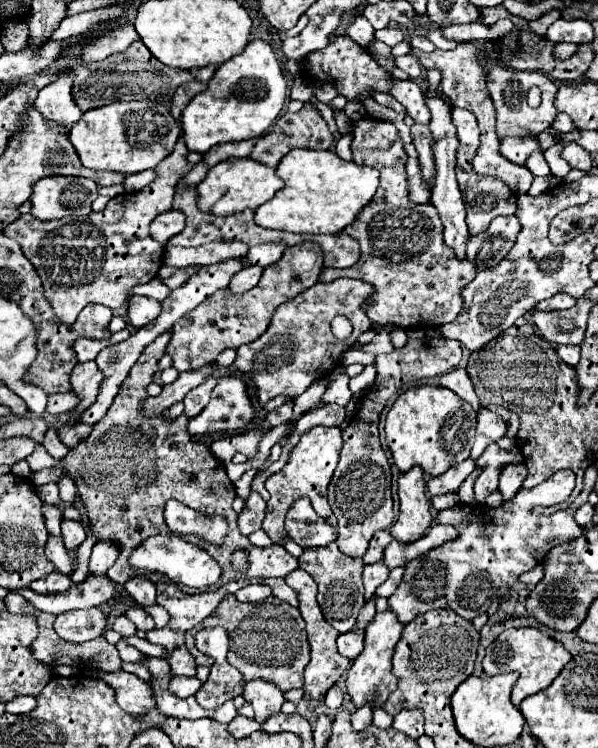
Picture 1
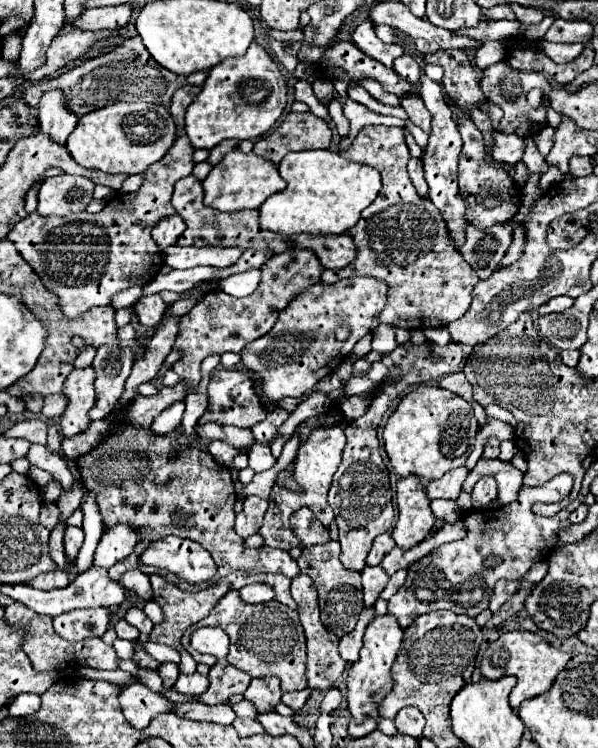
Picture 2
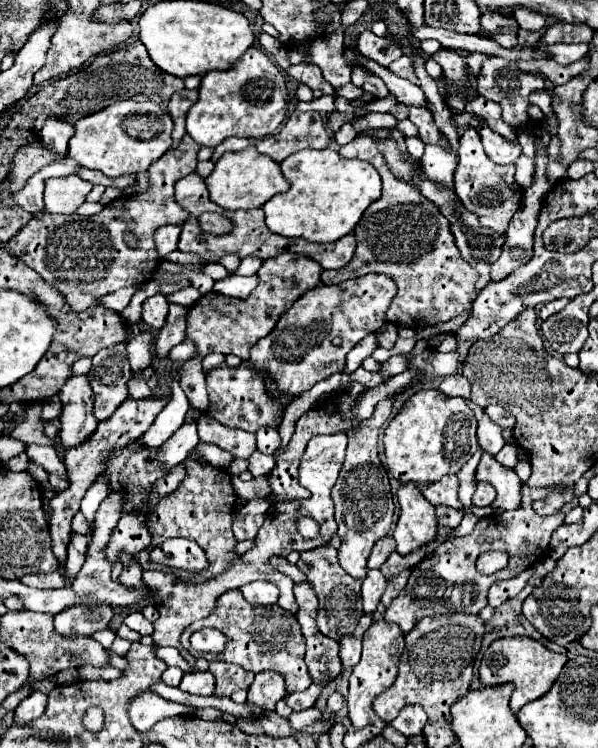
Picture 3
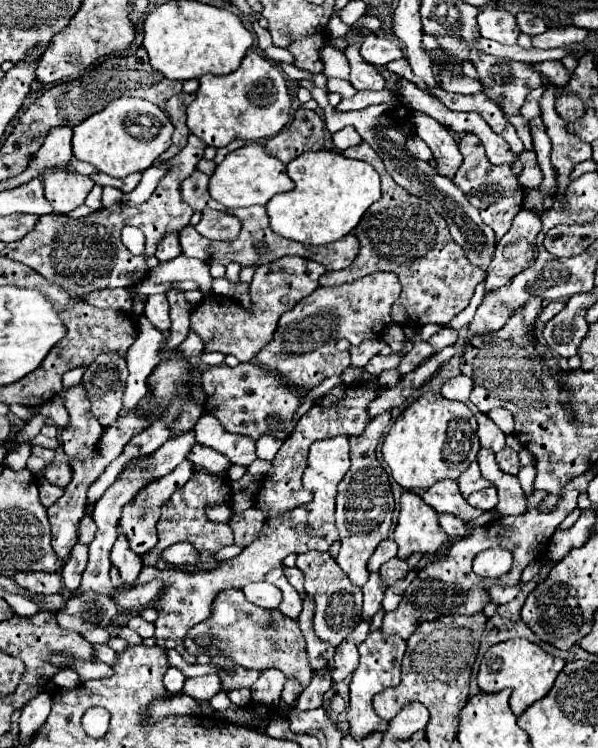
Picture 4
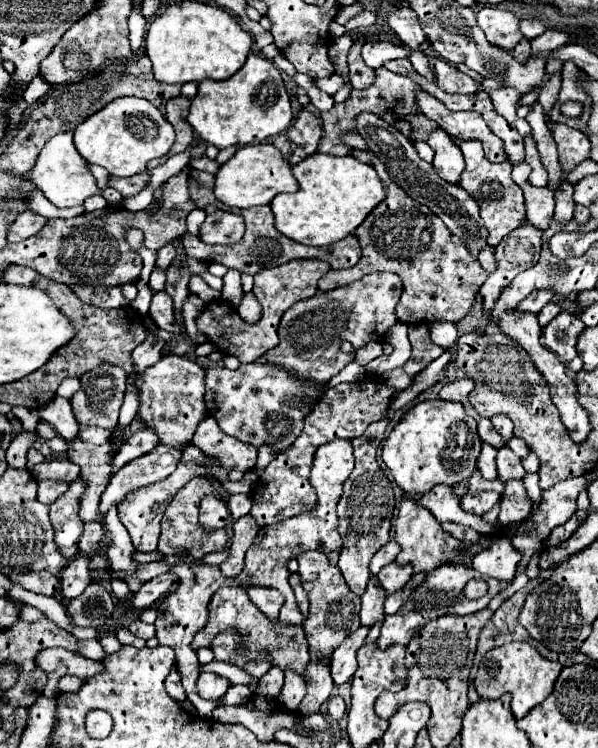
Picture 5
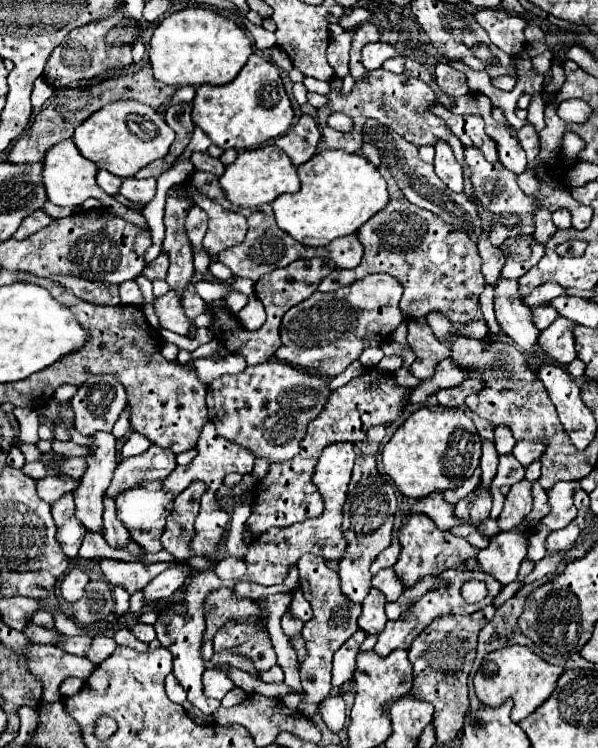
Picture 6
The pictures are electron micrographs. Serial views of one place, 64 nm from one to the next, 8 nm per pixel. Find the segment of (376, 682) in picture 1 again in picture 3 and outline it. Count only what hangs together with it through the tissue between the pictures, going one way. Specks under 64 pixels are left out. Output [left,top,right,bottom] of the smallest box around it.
[348,620,404,730]

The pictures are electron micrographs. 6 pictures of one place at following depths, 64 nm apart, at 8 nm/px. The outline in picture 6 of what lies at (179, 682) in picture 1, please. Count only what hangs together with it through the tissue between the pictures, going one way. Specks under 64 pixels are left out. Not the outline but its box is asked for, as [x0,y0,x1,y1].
[204,668,234,700]

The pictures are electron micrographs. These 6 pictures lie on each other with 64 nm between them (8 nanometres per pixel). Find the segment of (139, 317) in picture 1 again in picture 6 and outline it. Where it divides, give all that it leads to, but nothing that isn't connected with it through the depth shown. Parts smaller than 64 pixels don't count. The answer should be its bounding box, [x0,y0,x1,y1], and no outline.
[154,292,190,336]

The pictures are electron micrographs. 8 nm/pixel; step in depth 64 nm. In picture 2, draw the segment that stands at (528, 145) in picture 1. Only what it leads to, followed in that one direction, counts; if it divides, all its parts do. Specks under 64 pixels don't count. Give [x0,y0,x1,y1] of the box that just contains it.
[492,132,524,166]

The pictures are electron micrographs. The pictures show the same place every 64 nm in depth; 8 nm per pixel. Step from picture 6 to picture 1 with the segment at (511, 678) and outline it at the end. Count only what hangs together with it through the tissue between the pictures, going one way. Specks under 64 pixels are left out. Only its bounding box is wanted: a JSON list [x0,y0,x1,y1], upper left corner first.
[482,628,572,706]

